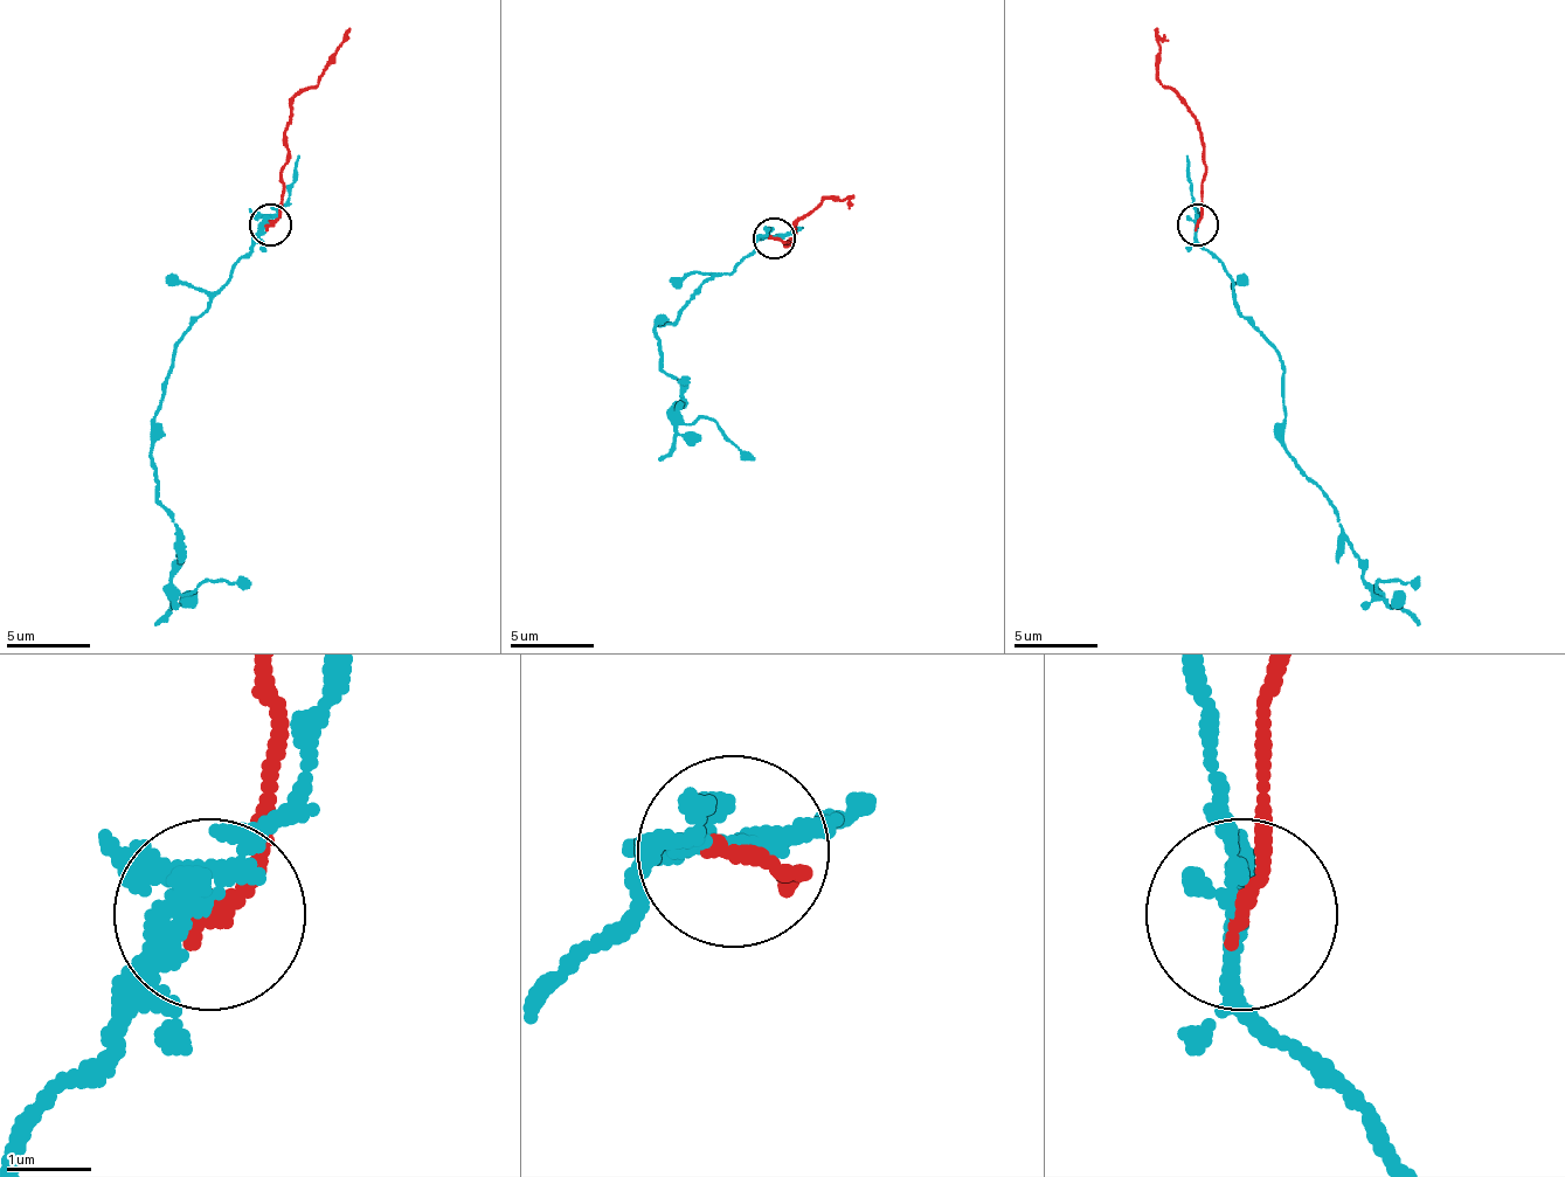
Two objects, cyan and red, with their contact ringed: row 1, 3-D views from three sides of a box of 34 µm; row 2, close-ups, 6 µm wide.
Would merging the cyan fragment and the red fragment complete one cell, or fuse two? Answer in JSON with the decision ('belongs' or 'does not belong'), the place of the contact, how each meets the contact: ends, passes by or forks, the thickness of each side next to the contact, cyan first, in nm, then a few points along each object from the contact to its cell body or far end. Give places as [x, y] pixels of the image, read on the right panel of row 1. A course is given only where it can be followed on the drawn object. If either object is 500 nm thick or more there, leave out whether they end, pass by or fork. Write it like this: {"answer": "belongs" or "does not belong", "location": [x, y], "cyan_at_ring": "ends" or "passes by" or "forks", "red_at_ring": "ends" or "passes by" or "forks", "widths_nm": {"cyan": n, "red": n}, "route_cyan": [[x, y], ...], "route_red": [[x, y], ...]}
{"answer": "does not belong", "location": [1197, 224], "cyan_at_ring": "forks", "red_at_ring": "ends", "widths_nm": {"cyan": 200, "red": 200}, "route_cyan": [[1198, 223], [1195, 236], [1224, 265], [1232, 303], [1278, 353], [1287, 454], [1383, 596], [1378, 583], [1420, 579]], "route_red": [[1198, 223], [1206, 173], [1198, 118], [1186, 102], [1157, 77], [1157, 27]]}

